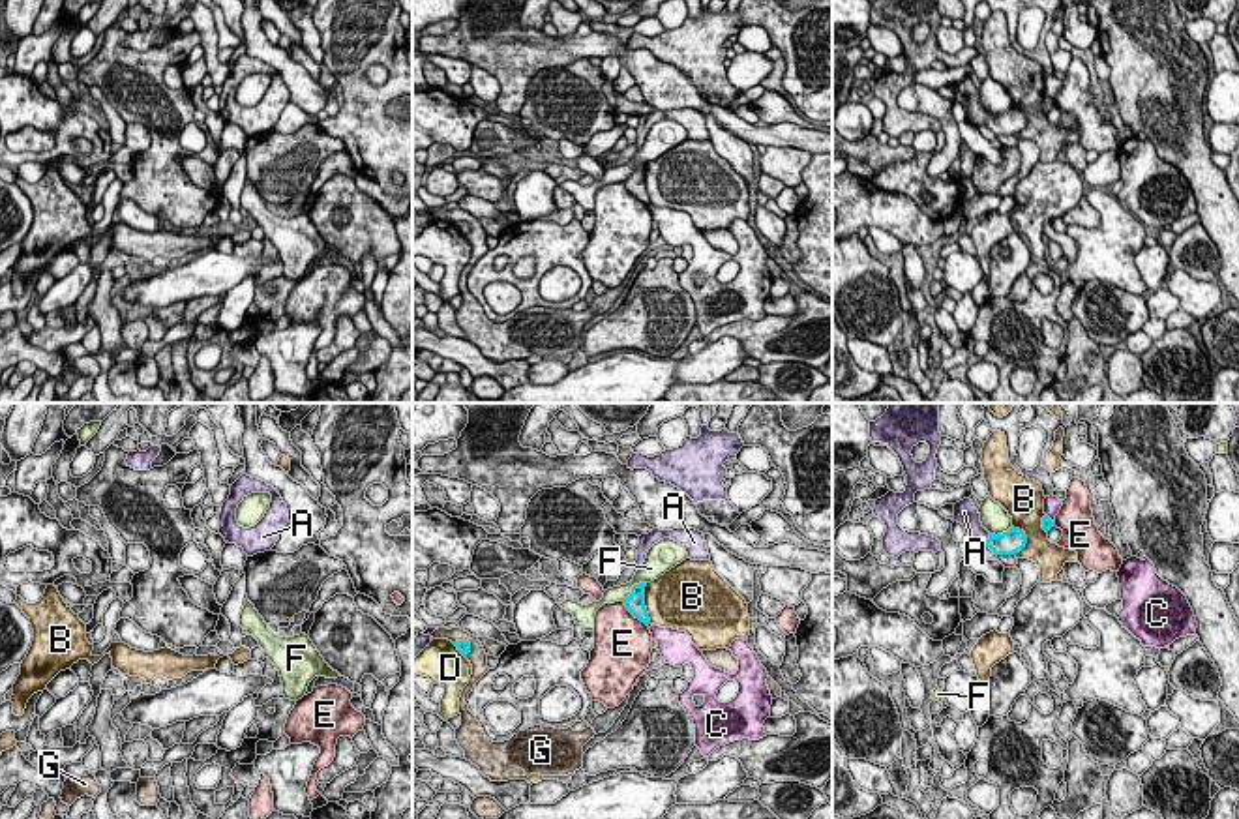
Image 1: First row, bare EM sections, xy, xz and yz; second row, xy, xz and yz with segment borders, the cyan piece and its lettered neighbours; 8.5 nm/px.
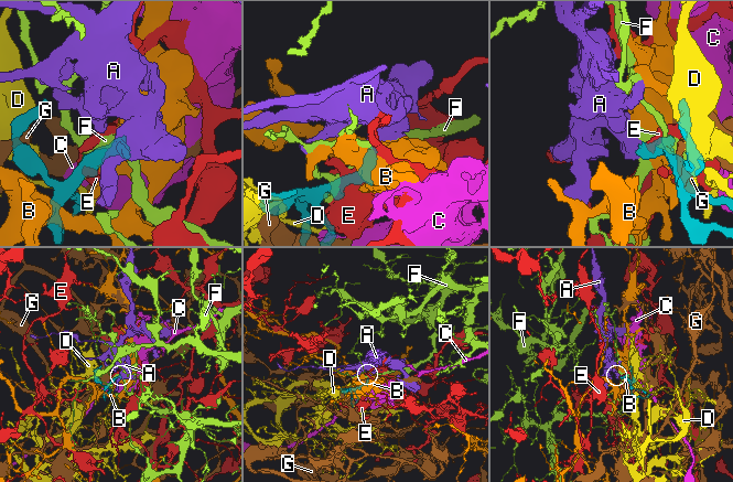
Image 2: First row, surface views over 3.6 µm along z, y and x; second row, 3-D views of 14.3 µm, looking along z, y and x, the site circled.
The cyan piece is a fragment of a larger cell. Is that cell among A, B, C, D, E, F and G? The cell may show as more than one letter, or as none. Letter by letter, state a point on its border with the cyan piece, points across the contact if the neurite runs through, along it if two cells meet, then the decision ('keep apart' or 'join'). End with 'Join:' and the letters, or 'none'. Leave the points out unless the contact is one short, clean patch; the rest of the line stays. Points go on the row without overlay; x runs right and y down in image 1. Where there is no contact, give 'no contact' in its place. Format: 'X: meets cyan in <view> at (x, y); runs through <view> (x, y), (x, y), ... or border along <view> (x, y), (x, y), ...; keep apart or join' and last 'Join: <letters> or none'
A: meets cyan in yz at (988, 119); runs through yz (1011, 122), (988, 119), (970, 98); join
B: meets cyan in xz at (643, 182); keep apart
C: meets cyan in yz at (1048, 98); border along yz (1046, 94), (1054, 102); keep apart
D: meets cyan in xz at (458, 229); keep apart
E: meets cyan in xz at (634, 195); keep apart
F: meets cyan in xz at (632, 167); keep apart
G: meets cyan in xz at (469, 223); keep apart
Join: A

